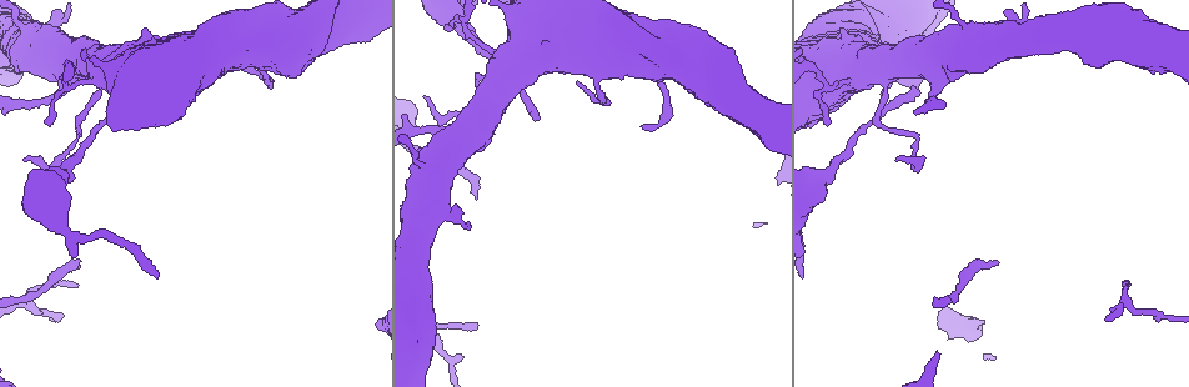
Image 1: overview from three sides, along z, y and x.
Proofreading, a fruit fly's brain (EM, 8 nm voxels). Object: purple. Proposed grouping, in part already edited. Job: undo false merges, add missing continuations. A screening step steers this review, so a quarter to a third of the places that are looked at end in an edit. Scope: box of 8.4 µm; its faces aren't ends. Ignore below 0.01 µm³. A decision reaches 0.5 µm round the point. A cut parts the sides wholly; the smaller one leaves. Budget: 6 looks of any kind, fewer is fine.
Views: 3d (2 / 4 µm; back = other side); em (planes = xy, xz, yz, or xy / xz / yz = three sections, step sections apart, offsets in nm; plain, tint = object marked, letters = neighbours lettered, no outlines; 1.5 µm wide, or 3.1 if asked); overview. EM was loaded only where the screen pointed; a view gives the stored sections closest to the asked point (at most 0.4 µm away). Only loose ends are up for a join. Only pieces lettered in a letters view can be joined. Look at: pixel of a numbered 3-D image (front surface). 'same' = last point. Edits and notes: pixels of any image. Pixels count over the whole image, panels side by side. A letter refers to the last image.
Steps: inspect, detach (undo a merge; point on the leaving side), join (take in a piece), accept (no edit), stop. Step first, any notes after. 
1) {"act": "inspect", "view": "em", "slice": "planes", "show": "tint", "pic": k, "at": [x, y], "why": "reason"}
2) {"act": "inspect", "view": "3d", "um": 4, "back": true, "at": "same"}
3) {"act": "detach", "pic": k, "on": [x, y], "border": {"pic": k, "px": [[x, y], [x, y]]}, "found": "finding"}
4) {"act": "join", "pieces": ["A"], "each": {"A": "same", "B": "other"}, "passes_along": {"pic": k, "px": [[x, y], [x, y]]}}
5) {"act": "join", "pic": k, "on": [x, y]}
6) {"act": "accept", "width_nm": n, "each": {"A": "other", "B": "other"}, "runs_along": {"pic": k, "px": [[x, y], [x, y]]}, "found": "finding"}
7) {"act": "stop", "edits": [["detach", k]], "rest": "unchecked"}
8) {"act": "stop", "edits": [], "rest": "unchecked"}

{"act": "inspect", "view": "em", "slice": "yz", "step": 8, "show": "letters", "pic": 1, "at": [426, 99], "why": "end of a long branch"}

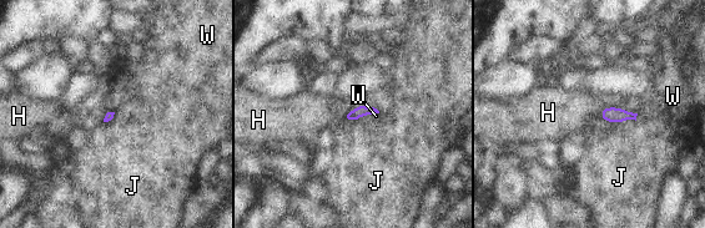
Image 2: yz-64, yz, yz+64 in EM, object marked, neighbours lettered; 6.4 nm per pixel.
{"act": "accept", "each": {"H": "other", "J": "other", "W": "other"}, "found": "no lettered piece goes on from it"}

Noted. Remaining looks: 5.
{"act": "inspect", "view": "3d", "um": 2, "pic": 1, "at": [65, 90], "why": "abrupt turn"}

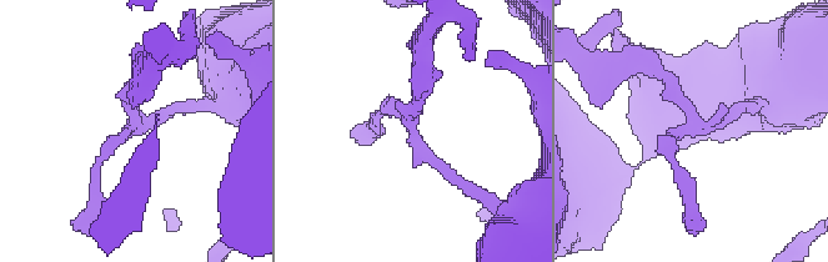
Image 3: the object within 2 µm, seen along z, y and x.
{"act": "inspect", "view": "em", "slice": "planes", "show": "letters", "pic": 3, "at": [140, 129], "why": "now the EM"}

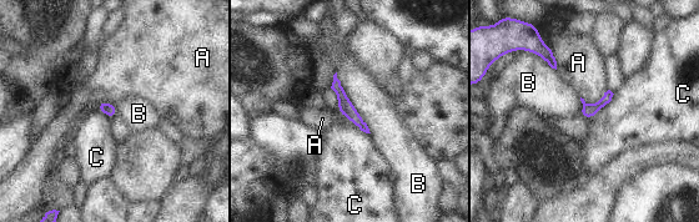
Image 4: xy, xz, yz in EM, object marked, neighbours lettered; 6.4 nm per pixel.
{"act": "detach", "pic": 4, "on": [101, 106], "each": {"A": "other", "B": "other", "C": "other"}, "border": {"pic": 4, "px": [[109, 104], [104, 111]]}, "found": "two neurons meet here"}

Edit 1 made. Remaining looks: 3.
{"act": "inspect", "view": "3d", "um": 4, "pic": 1, "at": [443, 212], "why": "sudden change in width"}

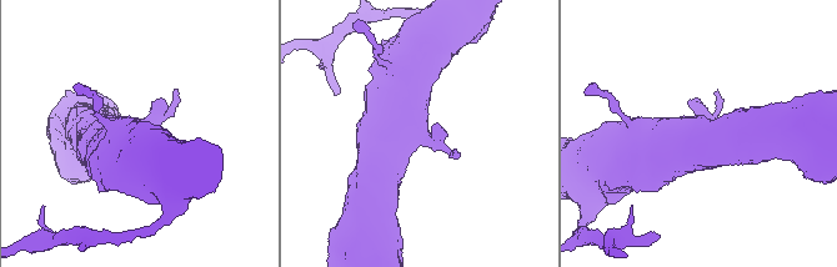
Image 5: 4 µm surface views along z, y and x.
{"act": "inspect", "view": "em", "slice": "planes", "show": "letters", "pic": 5, "at": [415, 137], "why": "need the tissue"}

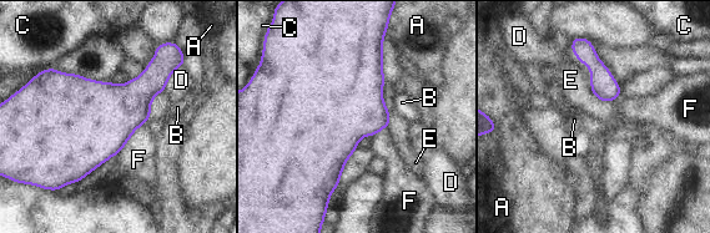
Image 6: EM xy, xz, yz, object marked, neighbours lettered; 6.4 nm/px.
{"act": "accept", "each": {"A": "other", "B": "other", "C": "other", "D": "other", "E": "other", "F": "other"}, "border": {"pic": 6, "px": [[146, 122], [135, 131], [116, 155]]}, "found": "one neuron here"}

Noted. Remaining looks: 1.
{"act": "stop", "edits": [["detach", 4]], "rest": "unchecked"}

